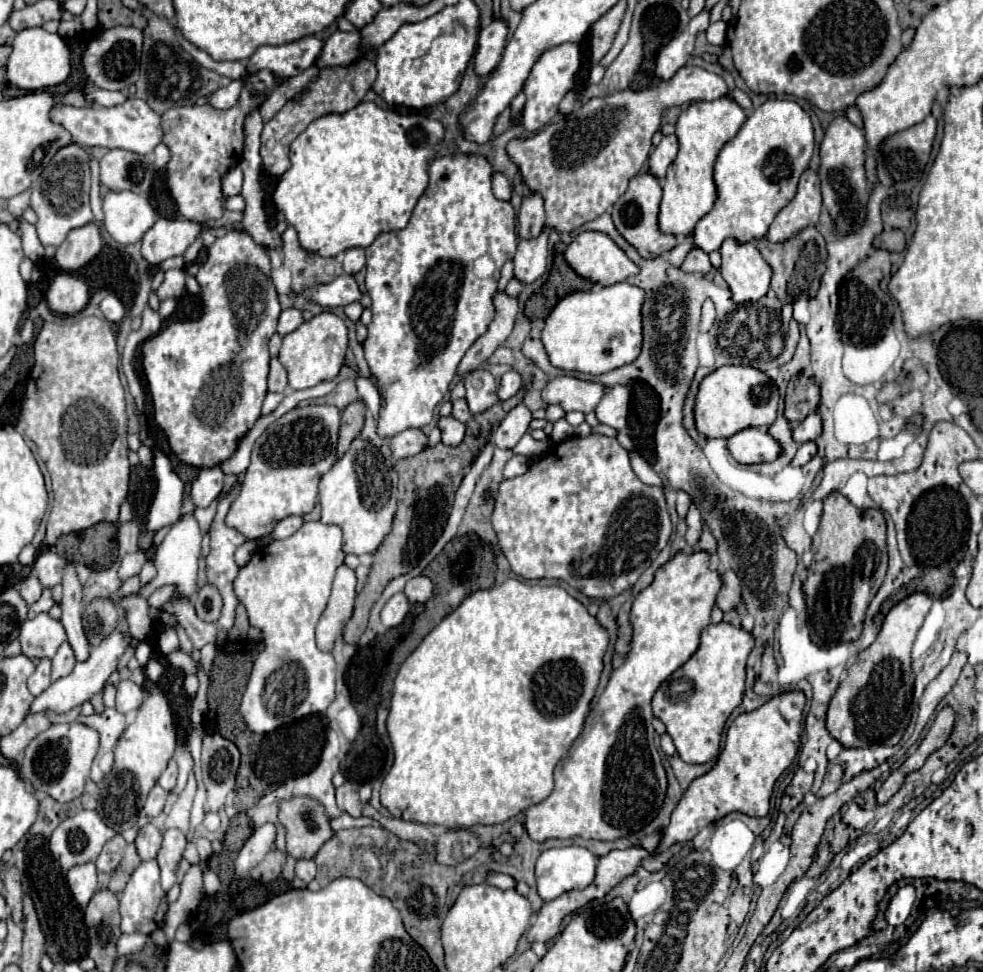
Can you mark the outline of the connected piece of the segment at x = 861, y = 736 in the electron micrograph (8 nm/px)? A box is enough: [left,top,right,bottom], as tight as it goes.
[827,593,931,747]

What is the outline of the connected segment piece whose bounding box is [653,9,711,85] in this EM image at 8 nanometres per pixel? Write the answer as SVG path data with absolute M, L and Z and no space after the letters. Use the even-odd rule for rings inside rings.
M703 9L697 17L693 17L683 33L679 33L667 47L661 49L657 57L657 69L653 85L659 81L669 81L681 67L687 65L687 61L693 57L695 37L699 31L705 31L709 27L709 9Z

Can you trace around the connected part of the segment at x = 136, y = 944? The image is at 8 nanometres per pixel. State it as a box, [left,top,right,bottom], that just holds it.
[117,933,149,955]

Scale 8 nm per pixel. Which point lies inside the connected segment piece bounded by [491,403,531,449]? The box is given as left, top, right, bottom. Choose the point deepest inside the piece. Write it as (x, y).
(514, 426)

